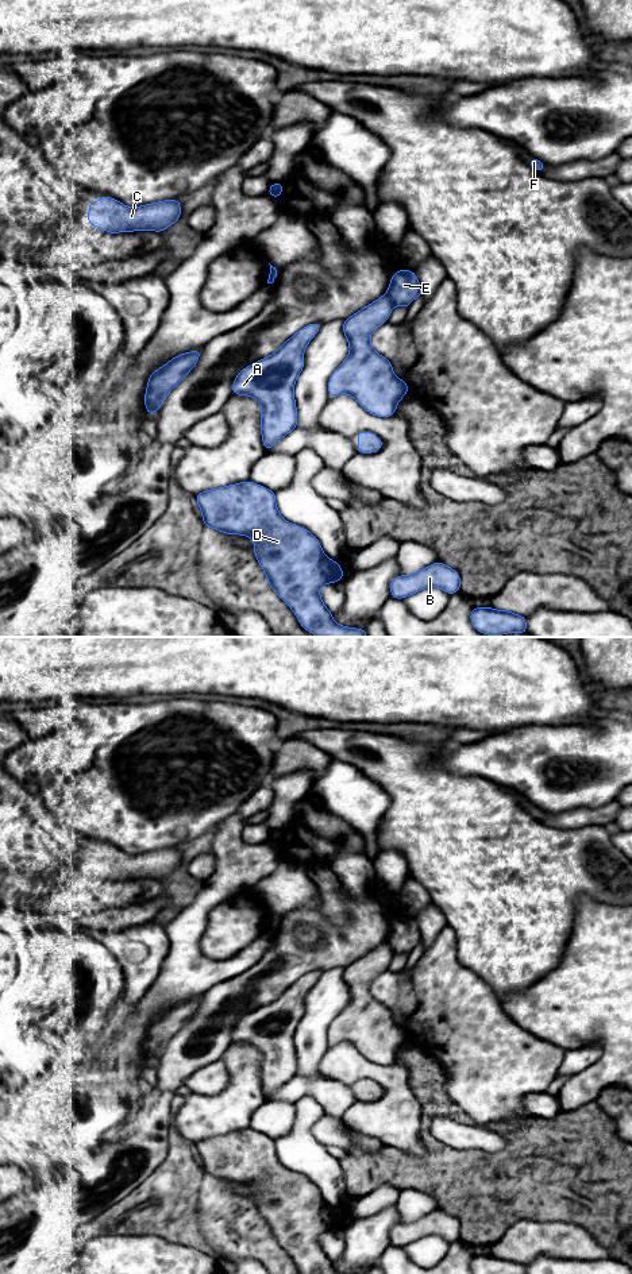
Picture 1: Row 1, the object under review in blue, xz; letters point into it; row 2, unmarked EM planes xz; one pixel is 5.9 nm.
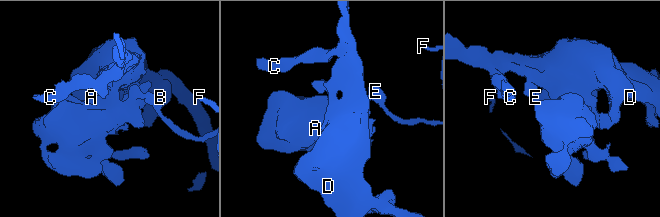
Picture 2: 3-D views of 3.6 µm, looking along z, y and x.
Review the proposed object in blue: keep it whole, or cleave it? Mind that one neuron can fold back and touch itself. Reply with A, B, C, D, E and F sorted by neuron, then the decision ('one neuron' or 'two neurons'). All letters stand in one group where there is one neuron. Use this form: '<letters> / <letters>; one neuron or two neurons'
A B C D / E F; two neurons

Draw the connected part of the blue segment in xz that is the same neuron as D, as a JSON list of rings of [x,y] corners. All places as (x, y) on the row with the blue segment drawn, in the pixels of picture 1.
[[[251,480],[196,494],[204,526],[226,534],[254,540],[254,555],[266,574],[269,586],[292,609],[300,625],[316,637],[367,637],[366,629],[347,628],[334,621],[320,598],[320,587],[343,579],[342,567],[321,549],[320,541],[305,528],[284,520],[275,493]]]

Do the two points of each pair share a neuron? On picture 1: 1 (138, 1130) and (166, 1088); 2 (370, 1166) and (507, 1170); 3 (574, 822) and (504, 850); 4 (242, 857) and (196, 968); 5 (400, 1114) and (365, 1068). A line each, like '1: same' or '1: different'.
1: same
2: same
3: different
4: same
5: same

